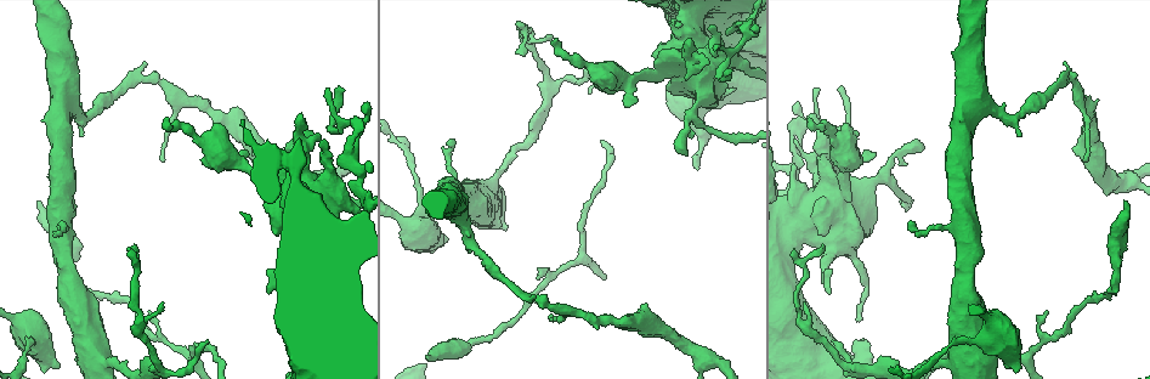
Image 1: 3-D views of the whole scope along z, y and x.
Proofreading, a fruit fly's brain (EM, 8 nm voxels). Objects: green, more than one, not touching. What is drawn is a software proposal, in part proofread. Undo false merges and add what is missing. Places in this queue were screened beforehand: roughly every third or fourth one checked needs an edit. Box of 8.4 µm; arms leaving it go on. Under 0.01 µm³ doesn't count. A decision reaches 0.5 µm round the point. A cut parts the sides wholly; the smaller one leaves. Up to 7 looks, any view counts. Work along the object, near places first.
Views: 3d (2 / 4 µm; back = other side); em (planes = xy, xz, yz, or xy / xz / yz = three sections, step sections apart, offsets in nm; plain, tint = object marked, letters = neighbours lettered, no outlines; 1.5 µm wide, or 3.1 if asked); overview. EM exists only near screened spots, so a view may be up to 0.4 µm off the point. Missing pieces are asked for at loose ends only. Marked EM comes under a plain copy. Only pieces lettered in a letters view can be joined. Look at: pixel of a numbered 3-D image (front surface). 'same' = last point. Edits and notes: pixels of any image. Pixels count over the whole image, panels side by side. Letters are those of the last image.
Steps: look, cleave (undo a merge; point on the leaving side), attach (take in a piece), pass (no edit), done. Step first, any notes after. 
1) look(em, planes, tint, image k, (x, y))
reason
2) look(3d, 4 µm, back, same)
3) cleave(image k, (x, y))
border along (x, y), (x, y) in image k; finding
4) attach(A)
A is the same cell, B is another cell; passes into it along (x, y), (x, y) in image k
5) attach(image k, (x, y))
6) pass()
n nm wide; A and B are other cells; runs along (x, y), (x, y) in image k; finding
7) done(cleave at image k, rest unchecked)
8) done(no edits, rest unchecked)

look(3d, 4 µm, image 1, (686, 77))
free end

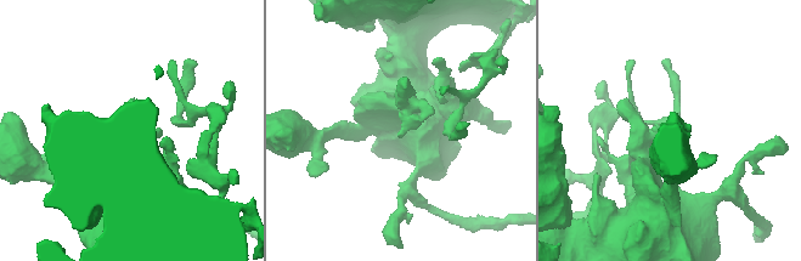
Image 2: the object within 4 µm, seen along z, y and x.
look(em, xz, step 4, letters, image 2, (401, 133))
shape alone is not enough

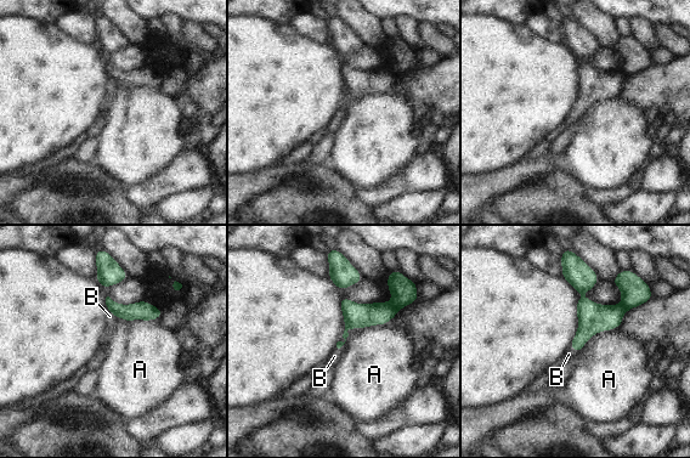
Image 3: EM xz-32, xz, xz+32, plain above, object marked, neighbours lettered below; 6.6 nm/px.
attach(image 3, (334, 356))
A touches over 320 nm; B is the same cell, A is another cell; passes into it along (356, 316), (343, 343), (334, 356) in image 3; it goes on there

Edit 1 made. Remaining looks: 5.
look(overview)
redraw

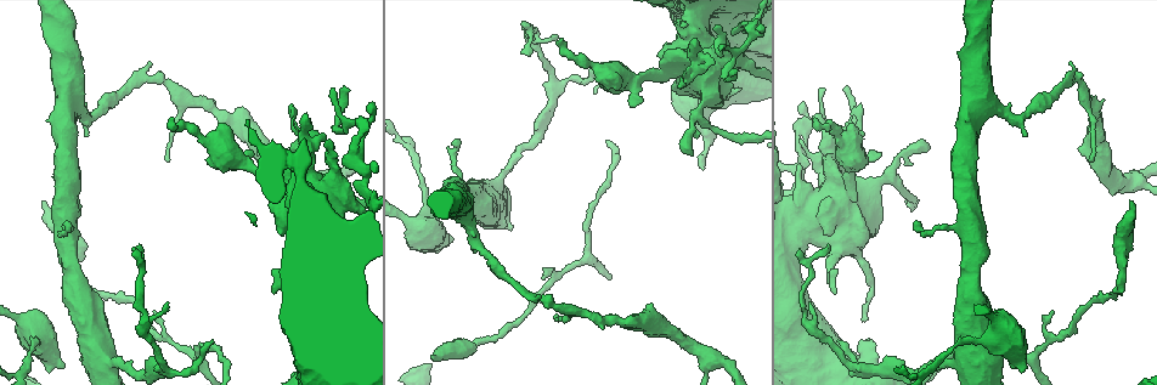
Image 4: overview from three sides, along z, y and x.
look(em, planes, letters, image 4, (1129, 203))
an open end

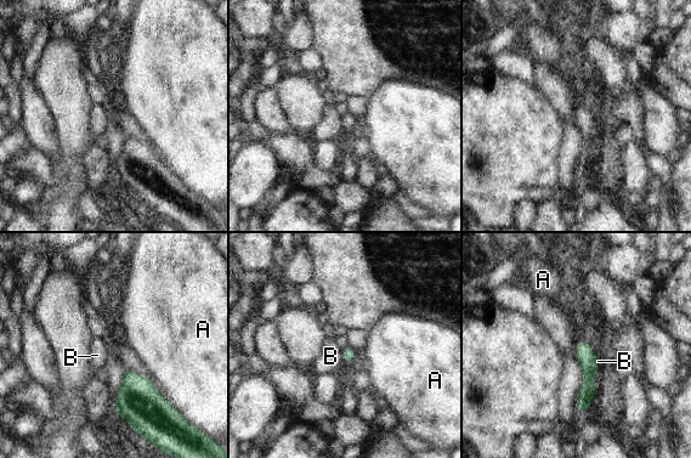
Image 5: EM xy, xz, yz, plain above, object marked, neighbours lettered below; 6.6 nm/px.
pass()
A and B are other cells; border along (340, 350), (343, 358) in image 5; none of them fits

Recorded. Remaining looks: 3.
done(attach at image 3, rest unchecked)

